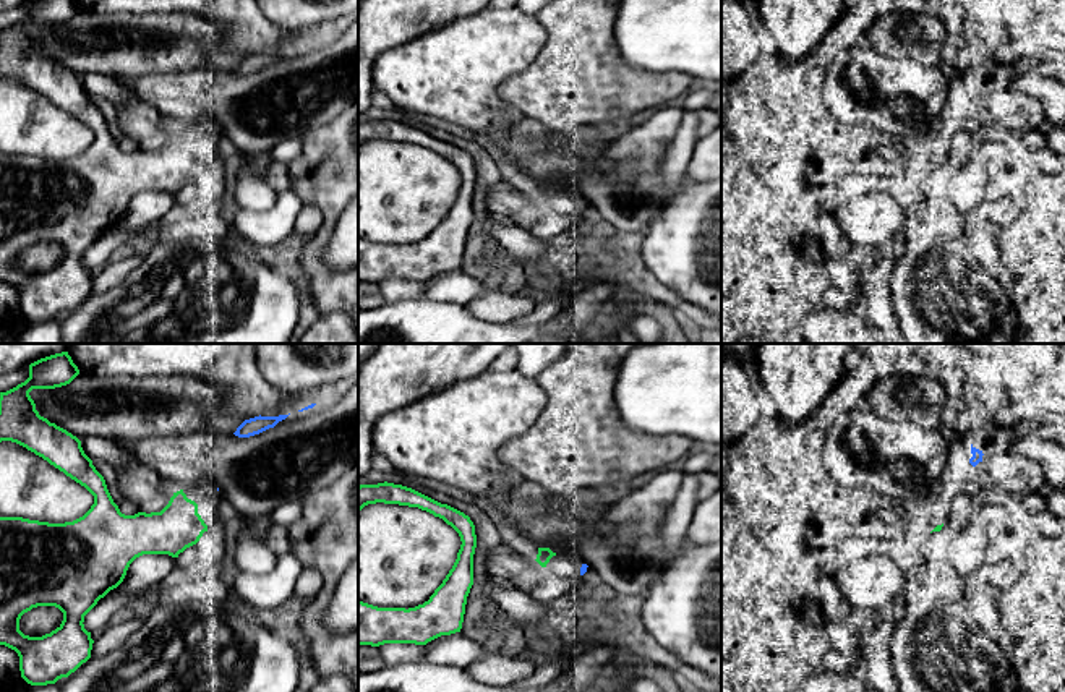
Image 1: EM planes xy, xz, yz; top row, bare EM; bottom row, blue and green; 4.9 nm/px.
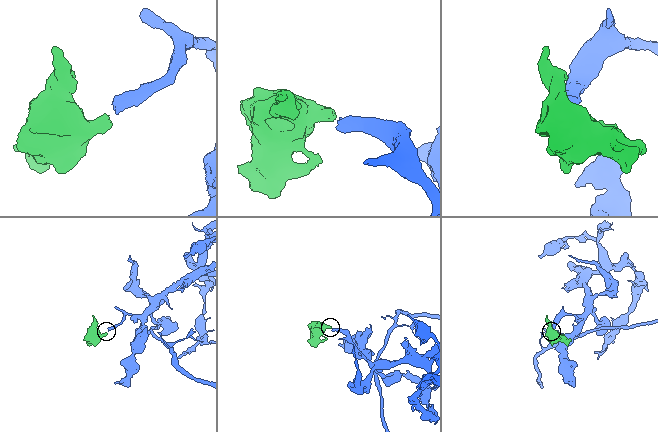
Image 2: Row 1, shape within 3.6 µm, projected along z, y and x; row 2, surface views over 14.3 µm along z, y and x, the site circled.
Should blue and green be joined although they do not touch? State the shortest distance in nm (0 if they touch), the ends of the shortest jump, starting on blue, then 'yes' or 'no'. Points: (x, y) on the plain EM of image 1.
130 nm | xy (218, 127), (196, 141) | yes

